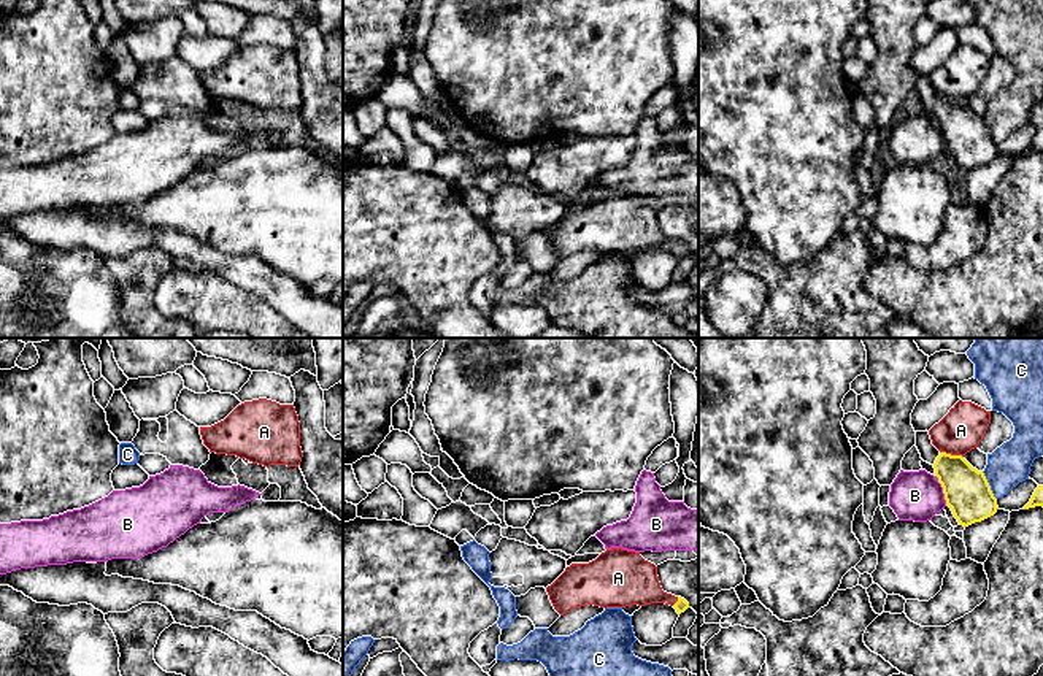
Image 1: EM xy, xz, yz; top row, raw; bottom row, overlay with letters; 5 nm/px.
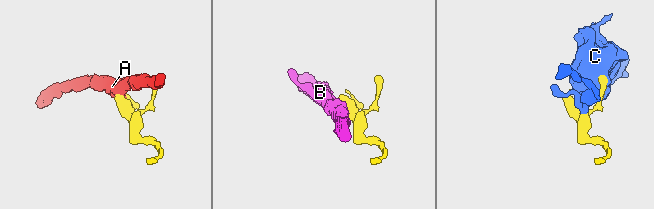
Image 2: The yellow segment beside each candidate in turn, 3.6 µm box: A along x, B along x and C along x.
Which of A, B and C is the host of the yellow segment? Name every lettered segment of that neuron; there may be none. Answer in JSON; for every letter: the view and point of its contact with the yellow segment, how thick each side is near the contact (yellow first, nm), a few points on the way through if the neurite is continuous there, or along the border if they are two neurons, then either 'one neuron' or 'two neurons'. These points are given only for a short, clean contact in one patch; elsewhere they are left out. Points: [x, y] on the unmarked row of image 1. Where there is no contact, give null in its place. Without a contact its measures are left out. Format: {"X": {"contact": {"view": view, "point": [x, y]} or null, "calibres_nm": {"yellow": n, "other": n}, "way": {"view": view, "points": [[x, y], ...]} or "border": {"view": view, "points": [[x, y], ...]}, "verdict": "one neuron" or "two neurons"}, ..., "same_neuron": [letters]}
{"A": {"contact": {"view": "yz", "point": [950, 99]}, "calibres_nm": {"yellow": 240, "other": 220}, "verdict": "two neurons"}, "B": {"contact": {"view": "yz", "point": [943, 134]}, "calibres_nm": {"yellow": 240, "other": 260}, "border": {"view": "yz", "points": [[935, 119], [946, 148]]}, "verdict": "two neurons"}, "C": {"contact": {"view": "yz", "point": [989, 130]}, "calibres_nm": {"yellow": 240, "other": 200}, "verdict": "two neurons"}, "same_neuron": []}

